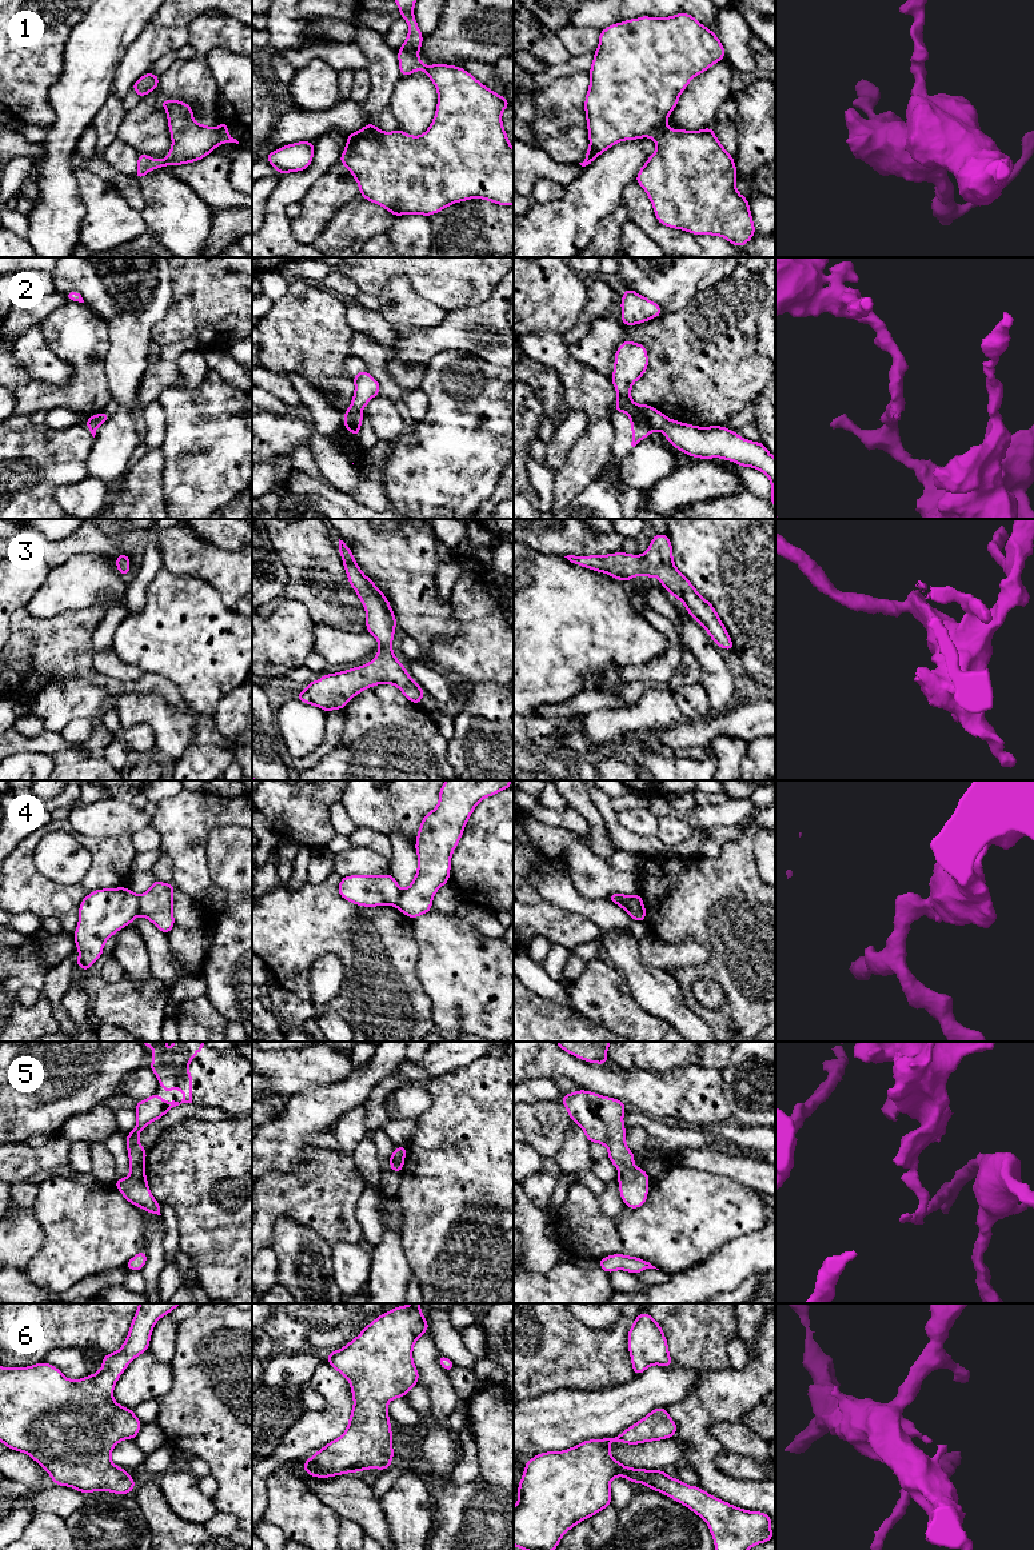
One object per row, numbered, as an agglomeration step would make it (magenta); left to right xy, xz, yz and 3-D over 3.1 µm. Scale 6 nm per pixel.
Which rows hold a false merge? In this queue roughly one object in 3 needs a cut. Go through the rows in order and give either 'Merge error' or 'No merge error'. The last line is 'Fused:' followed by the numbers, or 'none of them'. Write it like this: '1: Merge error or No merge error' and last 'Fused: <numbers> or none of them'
1: Merge error
2: No merge error
3: No merge error
4: Merge error
5: No merge error
6: No merge error
Fused: 1, 4

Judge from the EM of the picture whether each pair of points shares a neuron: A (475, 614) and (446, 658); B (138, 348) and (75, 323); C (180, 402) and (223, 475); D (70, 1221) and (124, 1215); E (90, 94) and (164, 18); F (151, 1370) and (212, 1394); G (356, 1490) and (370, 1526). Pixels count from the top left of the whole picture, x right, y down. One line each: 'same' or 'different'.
A: same
B: different
C: same
D: same
E: different
F: different
G: same

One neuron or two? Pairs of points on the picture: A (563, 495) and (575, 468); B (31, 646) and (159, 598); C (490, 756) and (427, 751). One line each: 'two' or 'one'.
A: one
B: two
C: two

